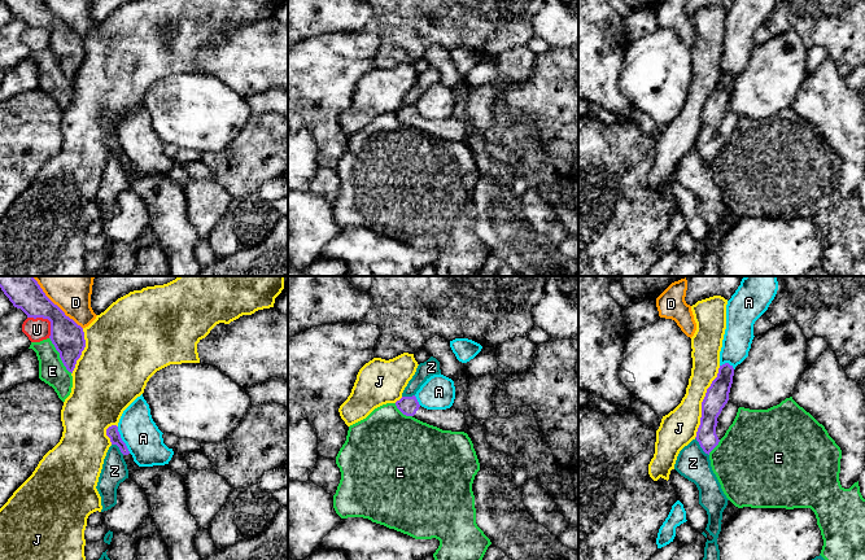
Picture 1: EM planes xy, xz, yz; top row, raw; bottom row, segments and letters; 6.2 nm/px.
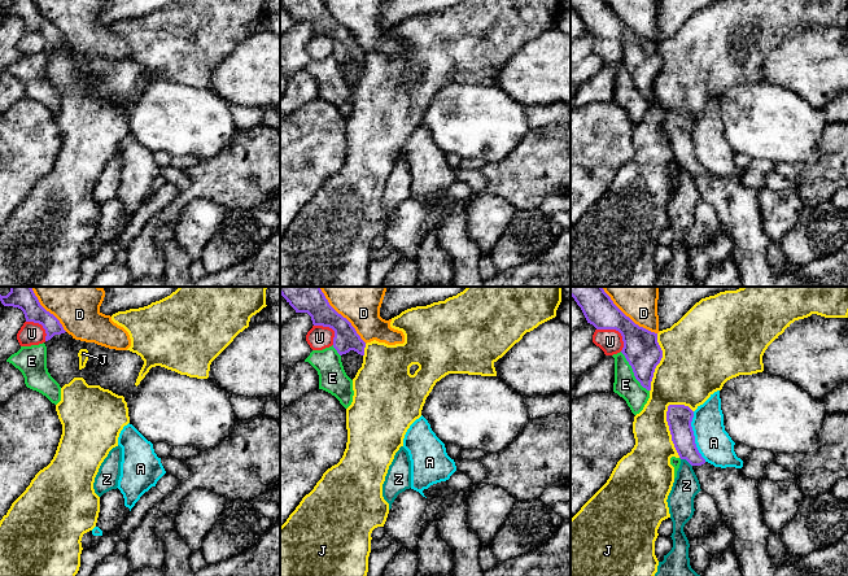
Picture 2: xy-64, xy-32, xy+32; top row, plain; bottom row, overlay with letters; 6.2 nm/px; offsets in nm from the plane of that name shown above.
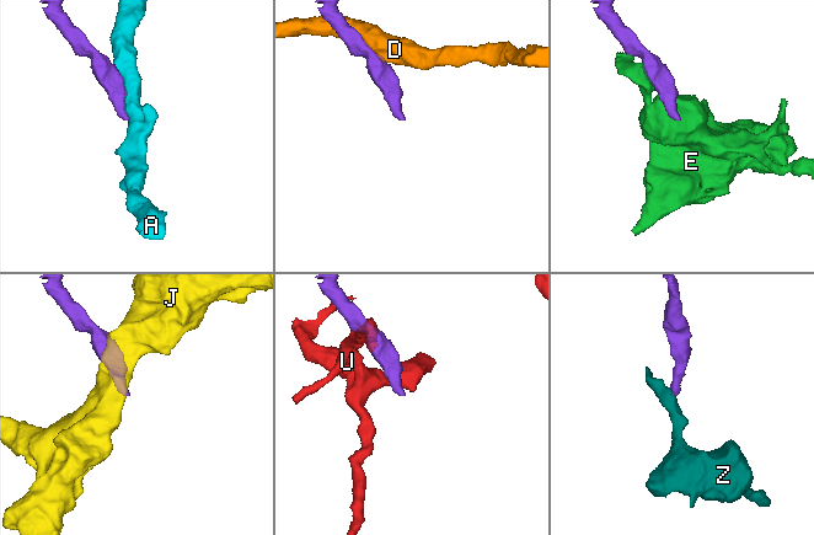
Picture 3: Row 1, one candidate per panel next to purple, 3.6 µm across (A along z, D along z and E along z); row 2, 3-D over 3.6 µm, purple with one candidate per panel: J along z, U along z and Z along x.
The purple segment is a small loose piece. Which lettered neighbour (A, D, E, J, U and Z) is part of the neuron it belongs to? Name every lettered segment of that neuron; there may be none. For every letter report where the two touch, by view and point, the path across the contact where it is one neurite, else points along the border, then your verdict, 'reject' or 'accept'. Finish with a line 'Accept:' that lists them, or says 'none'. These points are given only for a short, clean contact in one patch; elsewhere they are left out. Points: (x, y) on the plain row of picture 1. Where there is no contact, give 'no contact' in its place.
A: meets purple in xy at (121, 149); reject
D: meets purple in xy at (62, 21); reject
E: meets purple in xy at (60, 65); reject
J: meets purple in yz at (702, 112); reject
U: meets purple in xy at (47, 27); border along xy (27, 26), (46, 27), (49, 31), (49, 47); reject
Z: meets purple in yz at (700, 156); border along yz (695, 147), (699, 156), (708, 165); reject
Accept: none

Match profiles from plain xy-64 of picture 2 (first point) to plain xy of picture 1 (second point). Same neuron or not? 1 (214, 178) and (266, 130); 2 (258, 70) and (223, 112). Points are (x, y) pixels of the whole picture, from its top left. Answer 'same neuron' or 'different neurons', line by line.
1: same neuron
2: different neurons

